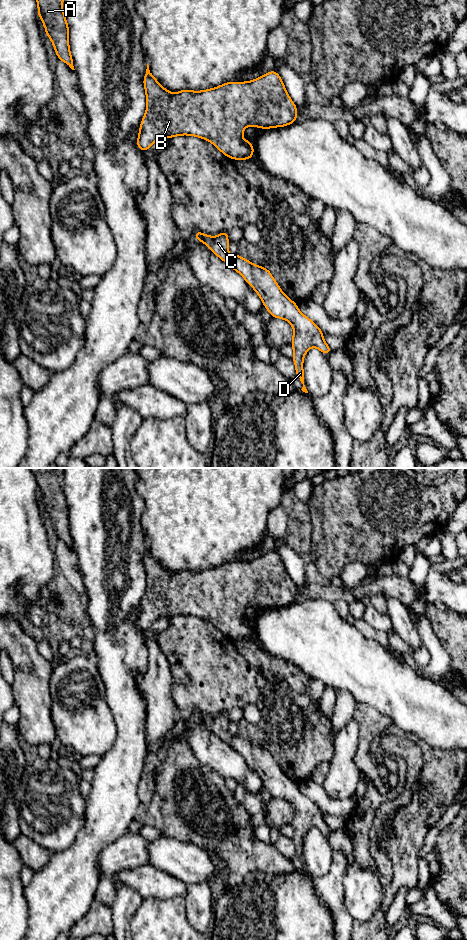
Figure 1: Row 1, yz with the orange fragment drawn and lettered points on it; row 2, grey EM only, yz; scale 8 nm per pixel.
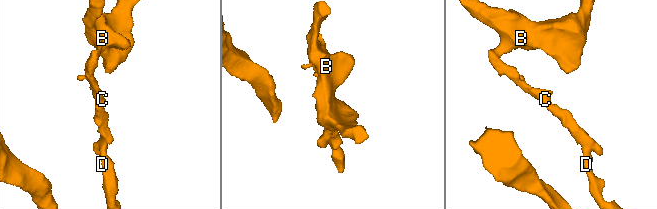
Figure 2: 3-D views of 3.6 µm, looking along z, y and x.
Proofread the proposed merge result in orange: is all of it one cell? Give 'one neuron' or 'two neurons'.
one neuron

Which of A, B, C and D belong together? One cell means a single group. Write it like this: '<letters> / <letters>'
A B C D

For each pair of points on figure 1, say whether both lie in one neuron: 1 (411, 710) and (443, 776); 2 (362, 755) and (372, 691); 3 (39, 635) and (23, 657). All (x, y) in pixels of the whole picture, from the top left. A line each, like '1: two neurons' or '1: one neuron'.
1: two neurons
2: two neurons
3: two neurons

